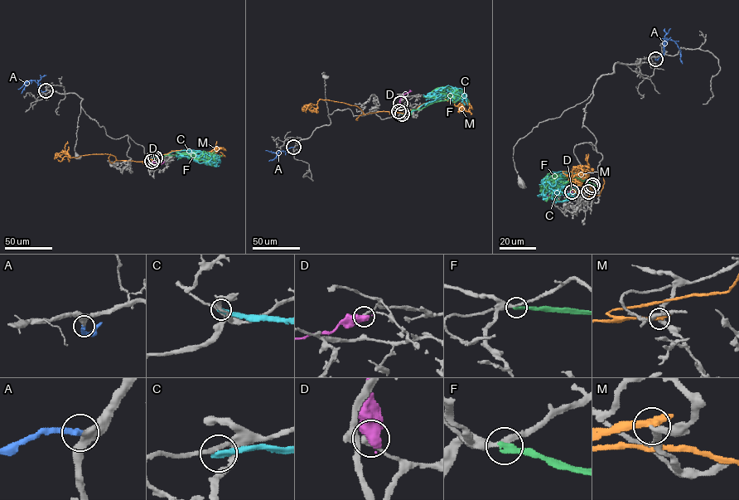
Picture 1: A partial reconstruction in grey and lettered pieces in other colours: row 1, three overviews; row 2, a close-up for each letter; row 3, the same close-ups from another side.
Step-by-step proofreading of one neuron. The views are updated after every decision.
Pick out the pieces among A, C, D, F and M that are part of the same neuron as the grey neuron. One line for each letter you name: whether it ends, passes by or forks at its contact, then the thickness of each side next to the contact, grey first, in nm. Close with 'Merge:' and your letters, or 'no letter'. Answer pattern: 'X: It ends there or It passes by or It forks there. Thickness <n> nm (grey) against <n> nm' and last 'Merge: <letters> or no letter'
A: It ends there. Thickness 340 nm (grey) against 300 nm
Merge: A

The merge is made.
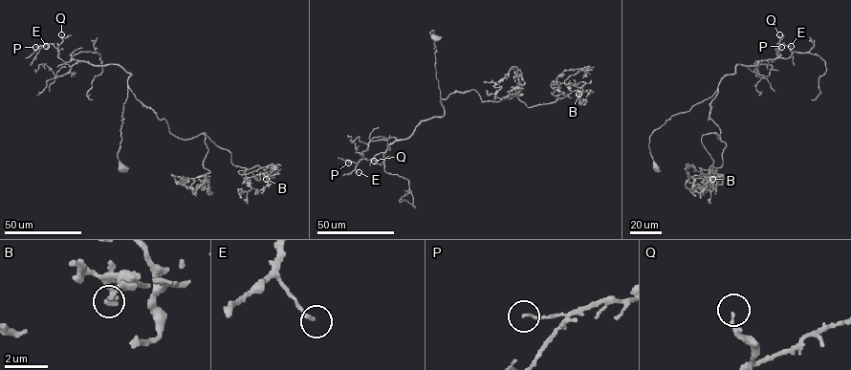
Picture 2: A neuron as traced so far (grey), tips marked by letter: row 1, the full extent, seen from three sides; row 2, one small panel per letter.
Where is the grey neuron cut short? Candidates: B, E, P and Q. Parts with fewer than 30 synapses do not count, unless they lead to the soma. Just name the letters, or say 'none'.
B

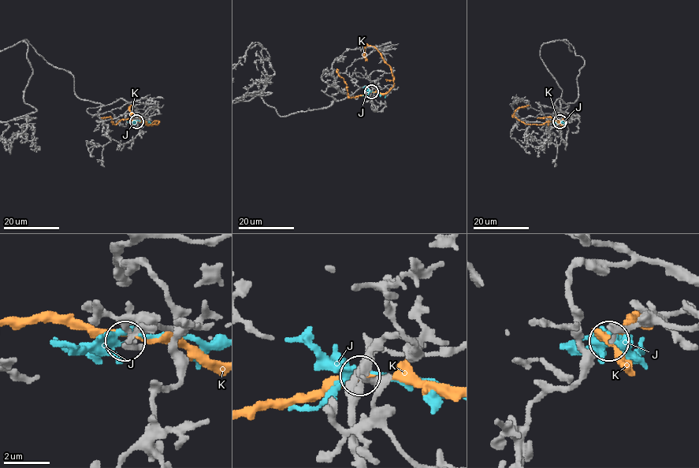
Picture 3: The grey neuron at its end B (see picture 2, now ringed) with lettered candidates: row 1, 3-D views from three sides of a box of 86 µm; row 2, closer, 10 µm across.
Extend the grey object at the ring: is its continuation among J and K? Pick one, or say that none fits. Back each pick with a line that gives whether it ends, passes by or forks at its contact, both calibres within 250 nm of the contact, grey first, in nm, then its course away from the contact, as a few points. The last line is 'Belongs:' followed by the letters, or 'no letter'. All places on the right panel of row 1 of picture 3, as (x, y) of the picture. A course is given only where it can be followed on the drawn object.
J: it passes by | 400/200 nm
Belongs: J

